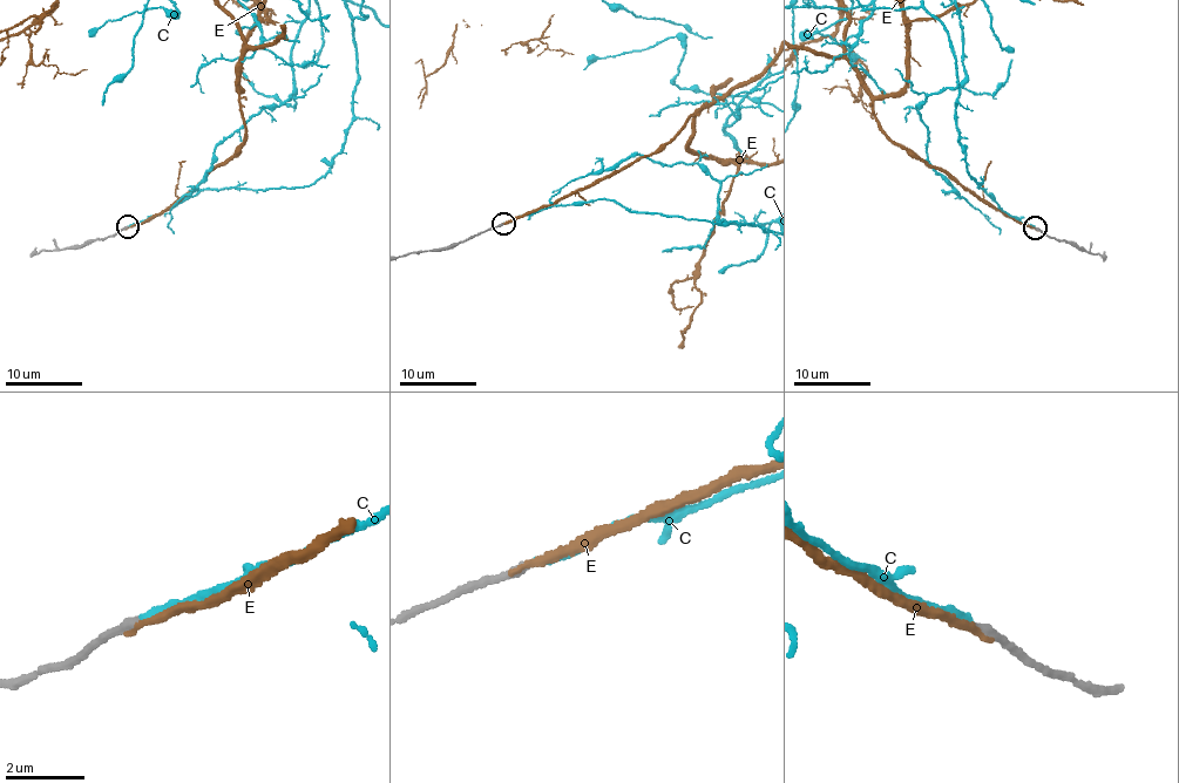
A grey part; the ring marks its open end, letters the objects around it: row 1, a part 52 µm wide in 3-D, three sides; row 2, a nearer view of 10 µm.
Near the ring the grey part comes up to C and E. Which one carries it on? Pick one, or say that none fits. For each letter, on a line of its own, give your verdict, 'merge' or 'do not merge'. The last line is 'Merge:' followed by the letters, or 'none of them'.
C: merge
E: do not merge
Merge: C

